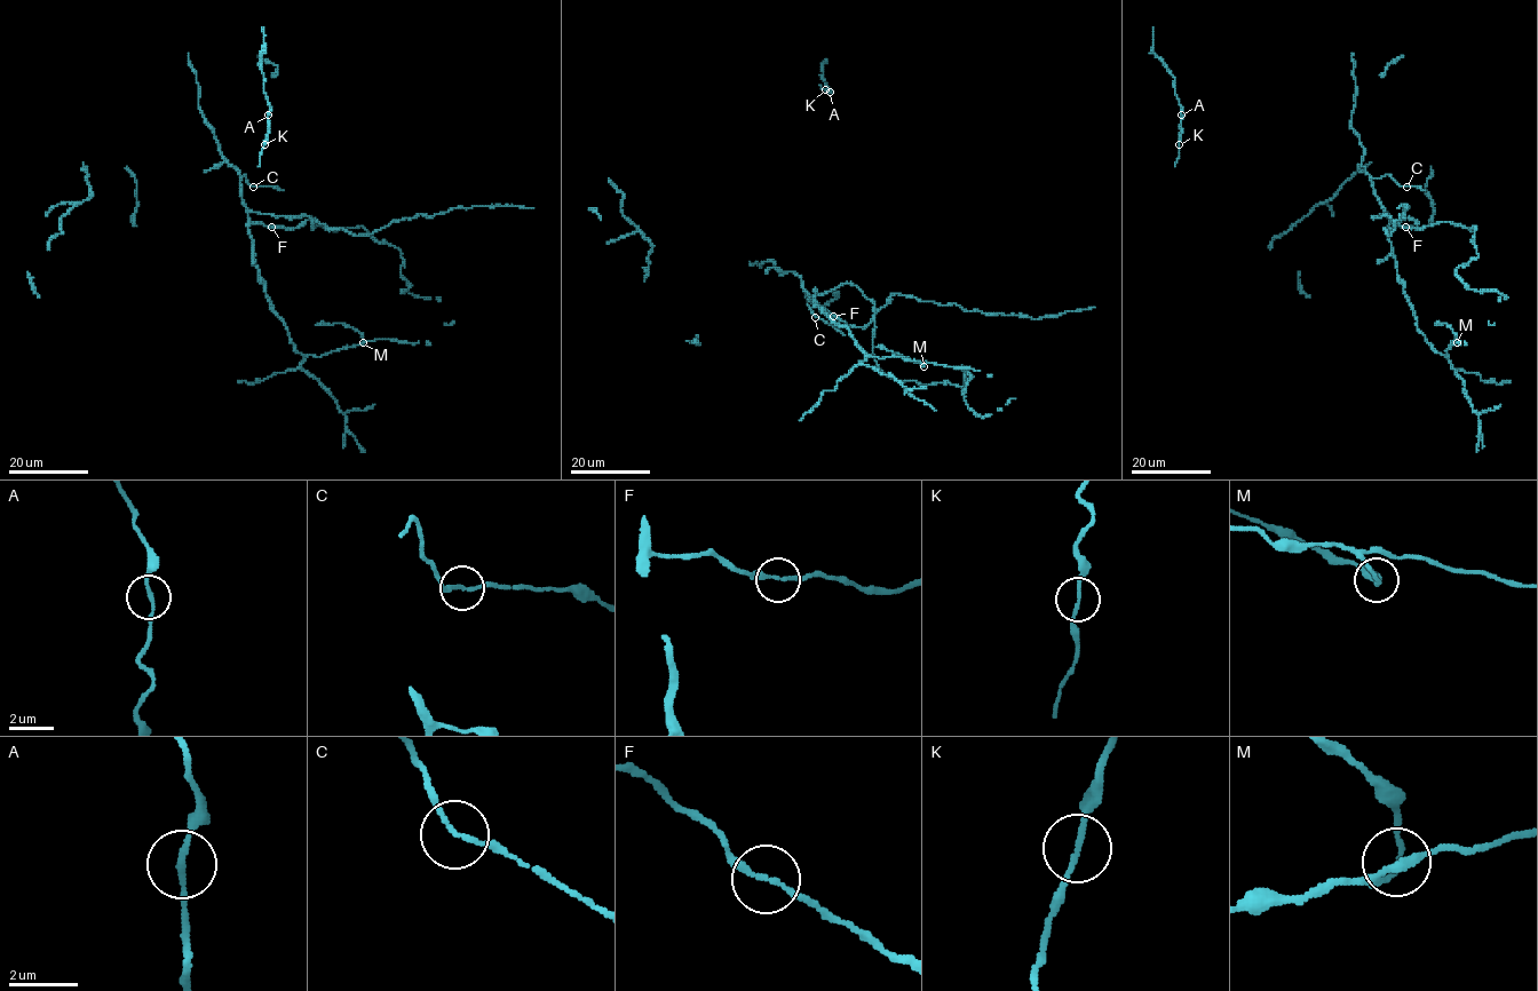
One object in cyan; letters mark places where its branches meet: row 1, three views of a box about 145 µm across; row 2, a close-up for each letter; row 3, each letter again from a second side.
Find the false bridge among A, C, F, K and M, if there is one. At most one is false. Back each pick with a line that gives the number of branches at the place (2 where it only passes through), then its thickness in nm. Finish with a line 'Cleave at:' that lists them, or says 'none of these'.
Cleave at: none of these

